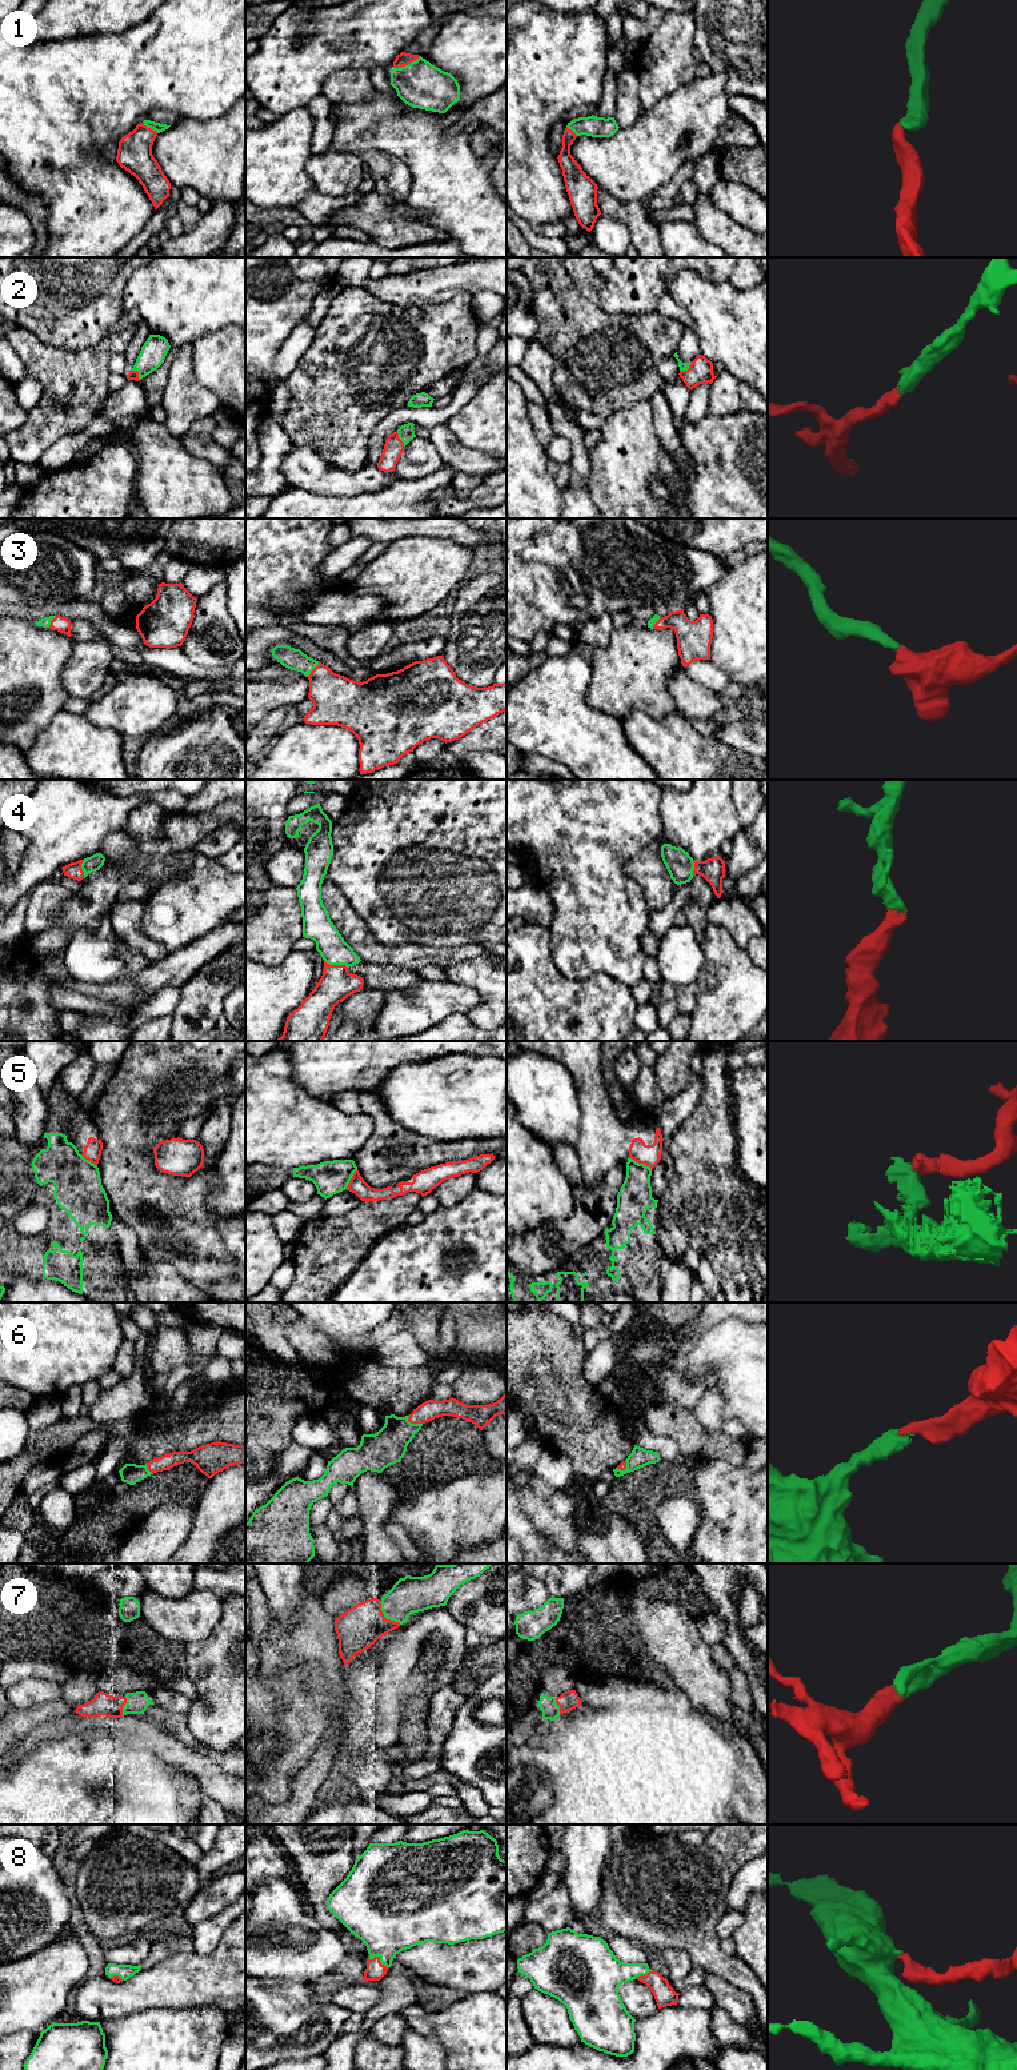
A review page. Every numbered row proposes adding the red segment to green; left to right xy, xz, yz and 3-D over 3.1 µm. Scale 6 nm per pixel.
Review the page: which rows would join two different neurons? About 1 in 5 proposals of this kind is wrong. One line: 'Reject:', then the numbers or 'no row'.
Reject: 5

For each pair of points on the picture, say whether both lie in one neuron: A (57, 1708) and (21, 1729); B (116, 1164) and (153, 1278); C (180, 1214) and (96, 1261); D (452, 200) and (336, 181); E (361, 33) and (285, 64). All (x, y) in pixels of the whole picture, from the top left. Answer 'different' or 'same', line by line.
A: same
B: different
C: different
D: different
E: same

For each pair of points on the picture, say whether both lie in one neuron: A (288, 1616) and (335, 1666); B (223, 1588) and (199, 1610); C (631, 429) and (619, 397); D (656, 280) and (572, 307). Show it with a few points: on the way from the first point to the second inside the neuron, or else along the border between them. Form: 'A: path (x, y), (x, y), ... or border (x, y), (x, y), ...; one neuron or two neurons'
A: border (301, 1590), (303, 1605), (291, 1624), (272, 1617); two neurons
B: border (193, 1588), (211, 1590), (221, 1601); two neurons
C: border (648, 400), (617, 409), (607, 419); two neurons
D: border (612, 271), (600, 289), (599, 305), (617, 317); two neurons

